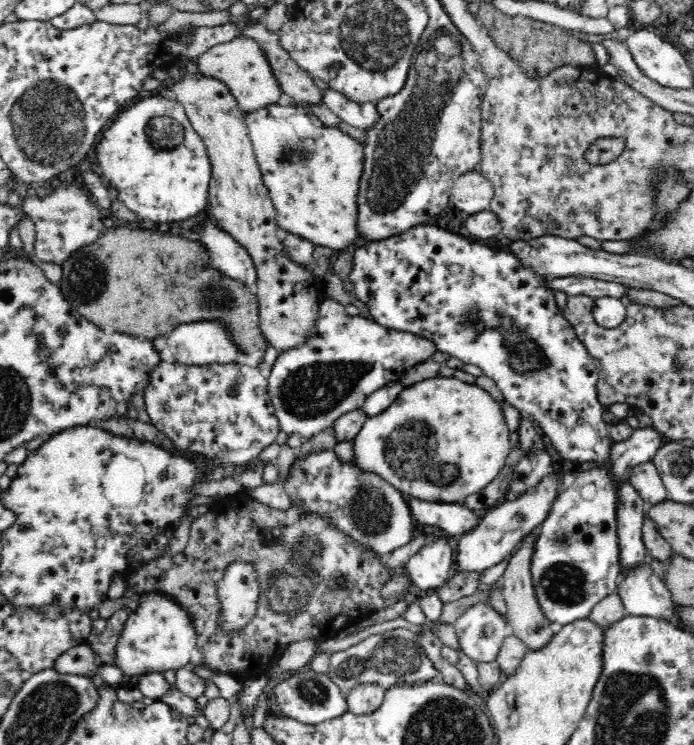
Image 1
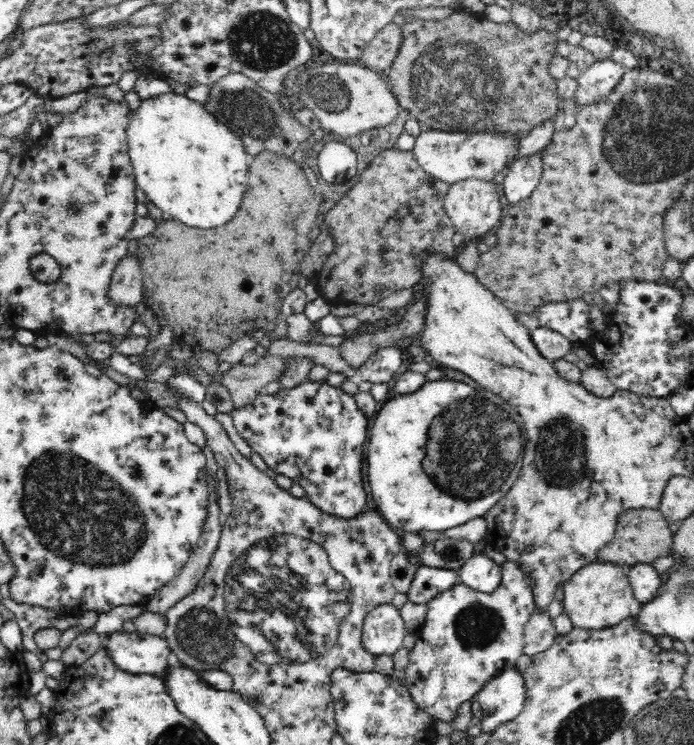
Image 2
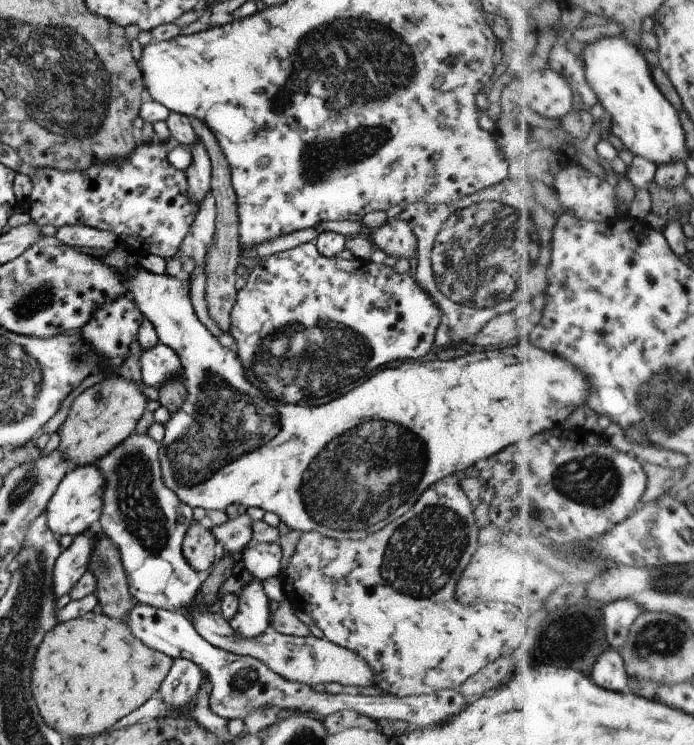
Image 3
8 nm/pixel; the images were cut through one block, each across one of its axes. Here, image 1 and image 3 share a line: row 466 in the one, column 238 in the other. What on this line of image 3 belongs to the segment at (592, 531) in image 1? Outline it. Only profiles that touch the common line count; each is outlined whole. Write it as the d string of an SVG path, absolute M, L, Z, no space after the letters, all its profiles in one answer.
M252 580L242 588L238 596L238 613L229 624L242 638L256 638L264 634L270 626L270 601L267 598L263 582Z

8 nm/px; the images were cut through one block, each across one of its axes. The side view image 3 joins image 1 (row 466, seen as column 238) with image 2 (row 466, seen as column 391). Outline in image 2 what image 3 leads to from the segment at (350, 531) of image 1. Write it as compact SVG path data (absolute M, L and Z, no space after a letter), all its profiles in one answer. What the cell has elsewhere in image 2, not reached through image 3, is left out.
M305 381L292 389L283 389L274 396L269 394L261 394L252 402L249 406L244 406L240 409L234 409L229 413L232 416L234 426L242 438L245 438L248 444L251 446L253 452L260 454L262 459L268 465L268 469L272 469L276 475L284 475L293 483L299 484L305 491L306 496L318 510L325 512L325 514L331 514L336 518L342 520L348 520L348 518L356 518L360 516L364 510L368 510L366 502L368 502L368 494L364 491L364 484L362 484L362 448L366 444L366 438L368 438L368 420L369 418L364 415L364 411L356 405L355 399L350 394L343 392L340 387L329 386L325 381L311 382Z

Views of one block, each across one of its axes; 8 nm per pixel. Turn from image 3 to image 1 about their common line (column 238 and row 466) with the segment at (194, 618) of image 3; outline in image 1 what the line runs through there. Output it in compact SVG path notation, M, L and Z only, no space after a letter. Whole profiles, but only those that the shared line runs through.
M652 461L632 468L628 481L645 502L657 505L666 501L667 488Z

